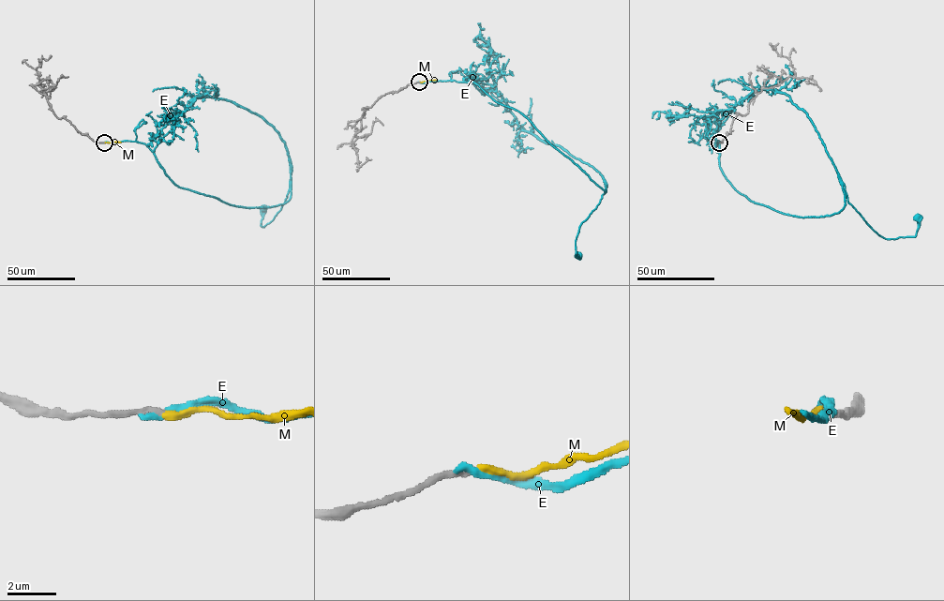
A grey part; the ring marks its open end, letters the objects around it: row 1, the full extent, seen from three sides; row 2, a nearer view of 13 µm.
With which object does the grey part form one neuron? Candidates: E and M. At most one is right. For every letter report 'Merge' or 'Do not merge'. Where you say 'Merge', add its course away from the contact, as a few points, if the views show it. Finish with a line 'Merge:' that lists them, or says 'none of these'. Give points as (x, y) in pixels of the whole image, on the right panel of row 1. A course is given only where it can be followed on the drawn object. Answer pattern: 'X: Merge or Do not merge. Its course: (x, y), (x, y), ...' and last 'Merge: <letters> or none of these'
E: Do not merge
M: Merge
Merge: M

